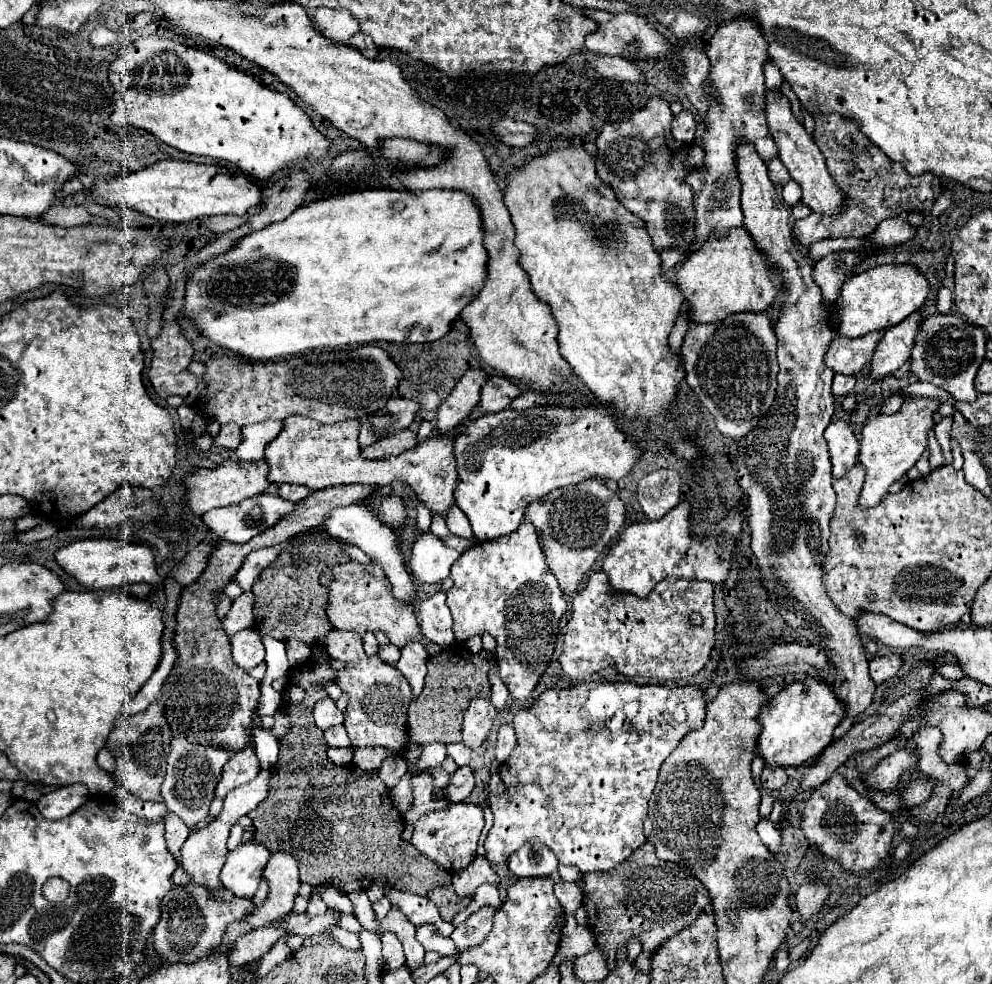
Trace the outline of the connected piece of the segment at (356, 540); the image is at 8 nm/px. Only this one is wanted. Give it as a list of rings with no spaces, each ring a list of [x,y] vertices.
[[[349,505],[349,507],[337,507],[337,509],[333,509],[325,517],[323,529],[327,529],[327,533],[331,533],[331,537],[341,539],[341,541],[349,541],[349,543],[361,547],[369,557],[377,559],[383,565],[383,569],[385,569],[385,573],[387,573],[387,577],[389,577],[389,581],[393,585],[395,597],[399,597],[399,601],[413,603],[413,599],[417,597],[417,587],[415,587],[409,571],[405,571],[405,561],[403,561],[401,549],[397,545],[397,537],[393,535],[393,531],[387,525],[383,525],[367,509],[367,505]]]

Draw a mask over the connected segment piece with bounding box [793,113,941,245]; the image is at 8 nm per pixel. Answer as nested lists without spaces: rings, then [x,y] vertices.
[[[837,113],[831,115],[815,115],[815,133],[813,139],[821,149],[827,169],[835,179],[837,187],[847,193],[845,213],[837,217],[819,217],[809,215],[805,219],[797,219],[793,223],[793,235],[801,245],[811,245],[821,239],[837,239],[837,237],[867,237],[877,225],[889,217],[897,217],[901,213],[911,211],[929,211],[937,197],[941,195],[941,179],[925,173],[921,177],[913,177],[899,163],[893,163],[877,145],[873,145],[855,125],[855,121],[845,119]]]

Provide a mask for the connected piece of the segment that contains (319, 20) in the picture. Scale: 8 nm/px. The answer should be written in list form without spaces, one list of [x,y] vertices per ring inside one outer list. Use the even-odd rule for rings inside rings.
[[[317,9],[313,21],[315,25],[319,25],[319,31],[333,41],[345,41],[347,37],[359,33],[359,27],[355,25],[355,21],[351,21],[351,15],[343,11]]]

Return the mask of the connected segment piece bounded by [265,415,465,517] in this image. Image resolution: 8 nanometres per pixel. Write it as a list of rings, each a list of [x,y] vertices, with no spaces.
[[[291,415],[283,421],[283,429],[281,433],[267,445],[265,449],[265,461],[269,465],[269,481],[275,485],[281,483],[297,483],[297,485],[307,485],[311,491],[317,489],[325,489],[325,487],[335,487],[335,485],[347,485],[347,483],[361,483],[361,485],[373,485],[373,487],[381,487],[387,489],[391,487],[393,481],[405,481],[413,491],[417,501],[421,501],[431,515],[443,515],[447,517],[449,507],[455,505],[455,485],[457,485],[457,473],[455,473],[455,455],[453,455],[453,437],[455,433],[461,433],[465,427],[465,423],[461,423],[459,427],[455,427],[455,431],[449,431],[447,435],[443,433],[433,433],[431,437],[427,437],[425,441],[417,443],[417,447],[395,455],[395,457],[387,457],[381,461],[369,461],[361,455],[361,449],[357,445],[357,435],[359,435],[359,421],[345,421],[345,423],[335,423],[335,425],[325,425],[319,423],[315,419],[309,417],[299,417],[299,415]]]

